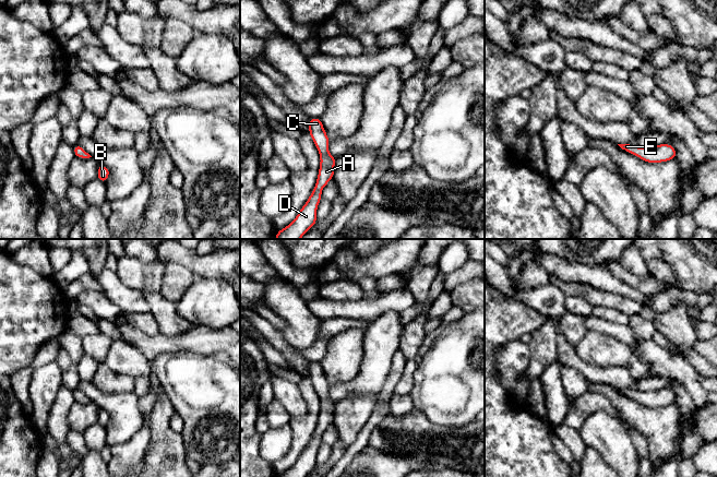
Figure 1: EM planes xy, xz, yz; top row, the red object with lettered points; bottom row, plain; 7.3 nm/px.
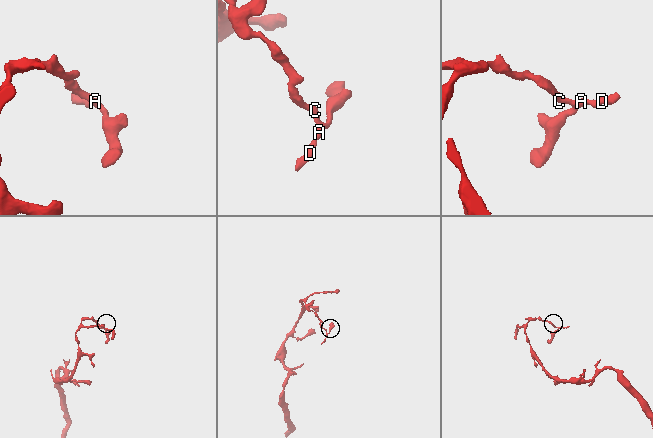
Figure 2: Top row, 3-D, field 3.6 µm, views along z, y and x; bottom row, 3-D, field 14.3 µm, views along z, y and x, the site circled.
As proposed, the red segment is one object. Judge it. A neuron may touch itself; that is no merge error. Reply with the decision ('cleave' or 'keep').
keep

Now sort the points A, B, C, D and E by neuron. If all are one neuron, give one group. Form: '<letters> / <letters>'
A B C D E

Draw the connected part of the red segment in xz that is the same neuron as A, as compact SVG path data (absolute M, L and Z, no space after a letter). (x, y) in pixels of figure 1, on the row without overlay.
M310 362L309 379L311 380L321 403L316 428L297 462L288 470L277 477L308 477L318 466L315 458L318 449L322 443L321 436L334 421L336 402L333 402L328 396L327 392L330 383L326 380L321 363Z

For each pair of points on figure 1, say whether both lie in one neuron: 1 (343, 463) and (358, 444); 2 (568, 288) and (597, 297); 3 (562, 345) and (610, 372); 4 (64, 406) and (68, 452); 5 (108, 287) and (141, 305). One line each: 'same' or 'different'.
1: same
2: same
3: same
4: same
5: same

